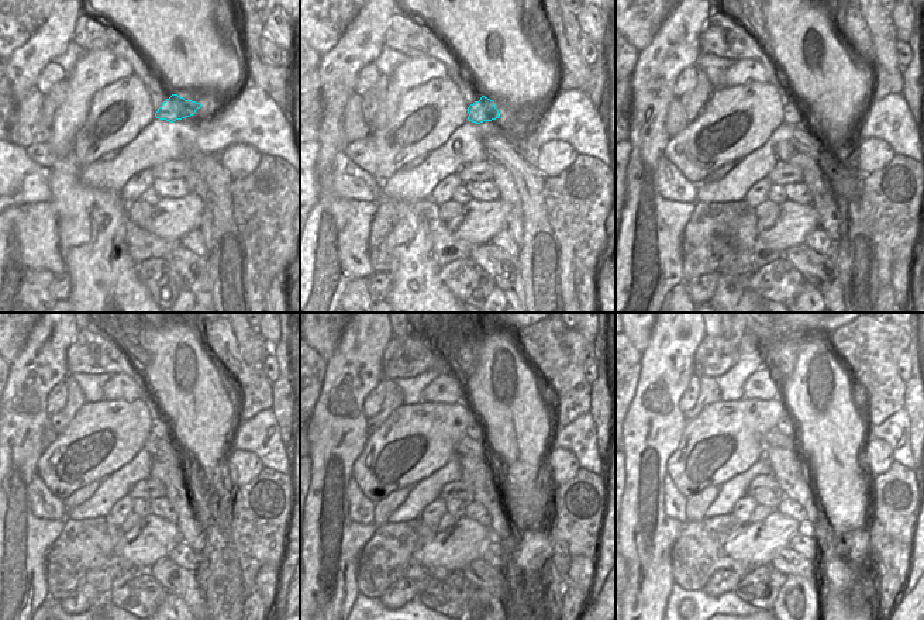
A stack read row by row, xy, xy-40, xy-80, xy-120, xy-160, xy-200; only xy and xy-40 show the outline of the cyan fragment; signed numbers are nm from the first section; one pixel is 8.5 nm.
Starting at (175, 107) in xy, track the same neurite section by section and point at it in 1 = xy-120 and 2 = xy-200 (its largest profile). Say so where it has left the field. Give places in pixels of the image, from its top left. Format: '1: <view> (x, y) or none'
1: xy-120 (159, 427)
2: xy-200 (785, 426)

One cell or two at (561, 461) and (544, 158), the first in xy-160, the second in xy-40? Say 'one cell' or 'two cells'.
one cell

